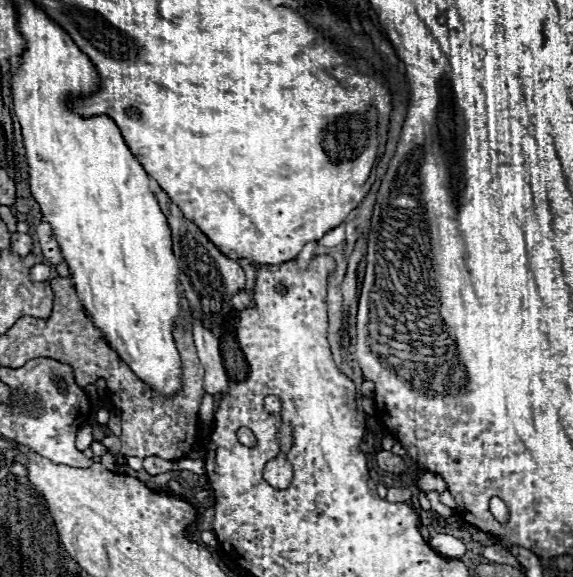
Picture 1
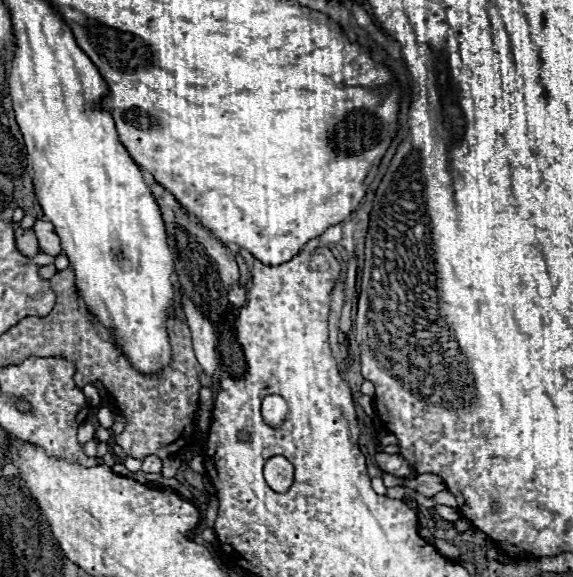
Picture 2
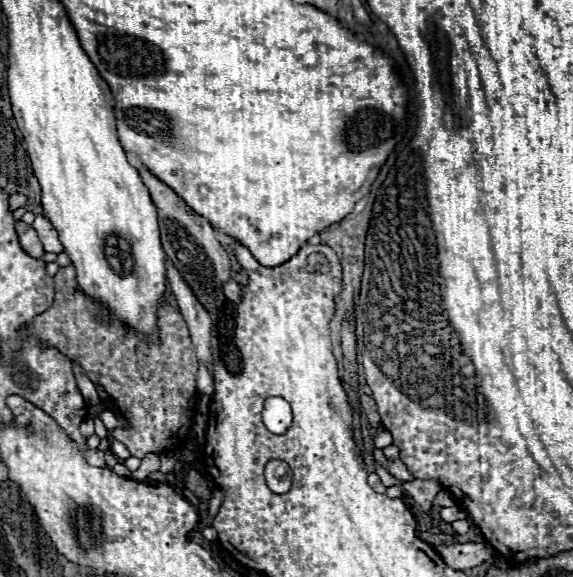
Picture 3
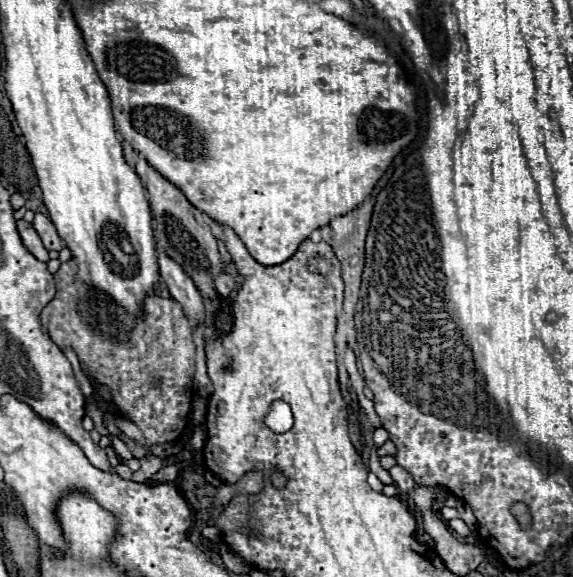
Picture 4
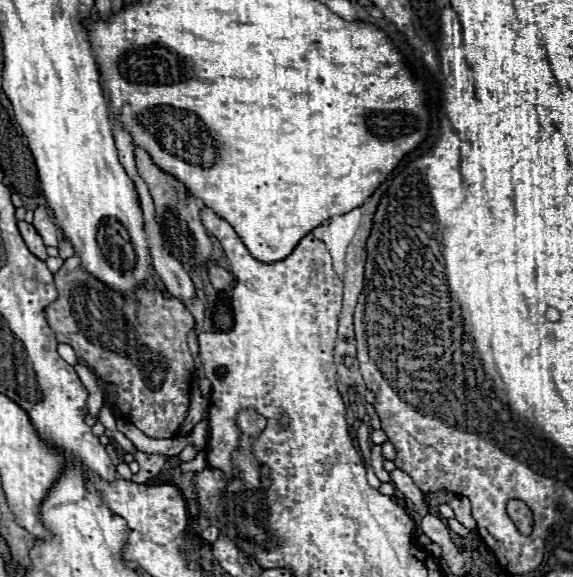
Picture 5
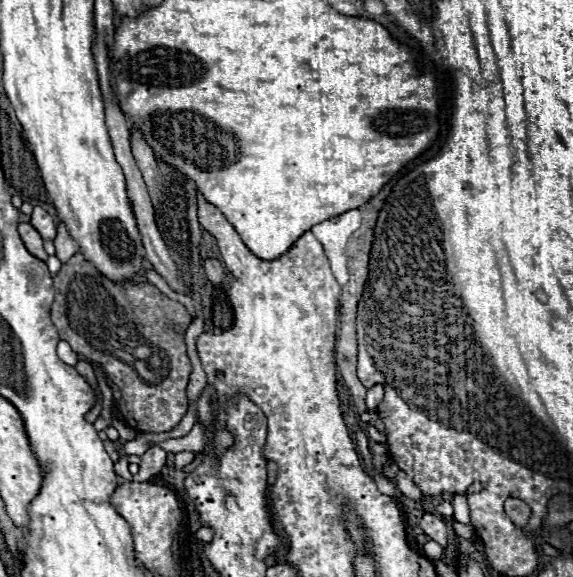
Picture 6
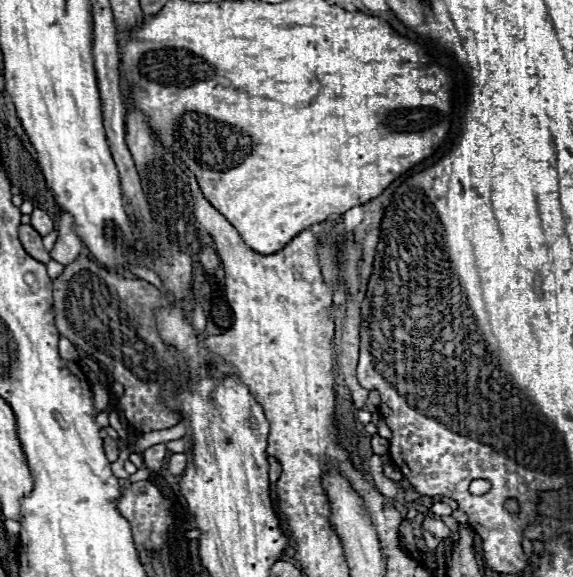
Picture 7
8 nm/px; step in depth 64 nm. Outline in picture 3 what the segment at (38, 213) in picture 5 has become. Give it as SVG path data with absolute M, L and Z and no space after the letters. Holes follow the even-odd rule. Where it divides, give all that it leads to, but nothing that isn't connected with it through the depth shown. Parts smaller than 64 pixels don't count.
M38 216L38 218L34 220L32 228L38 232L38 238L40 238L40 242L42 242L42 246L44 246L44 250L46 250L46 252L60 254L60 252L64 250L64 248L62 248L62 244L60 244L60 240L58 240L58 234L56 234L54 226L52 226L46 218Z

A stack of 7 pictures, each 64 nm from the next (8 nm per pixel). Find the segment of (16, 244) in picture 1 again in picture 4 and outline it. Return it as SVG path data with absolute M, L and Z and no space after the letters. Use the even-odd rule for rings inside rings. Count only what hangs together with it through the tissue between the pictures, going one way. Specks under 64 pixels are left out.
M18 220L16 224L18 224L18 234L20 234L24 246L26 246L40 262L48 262L48 260L50 260L50 258L48 258L48 250L44 250L44 246L42 246L42 242L40 242L40 236L38 236L36 230L32 228L32 224L28 224L28 222L24 222L24 220Z

